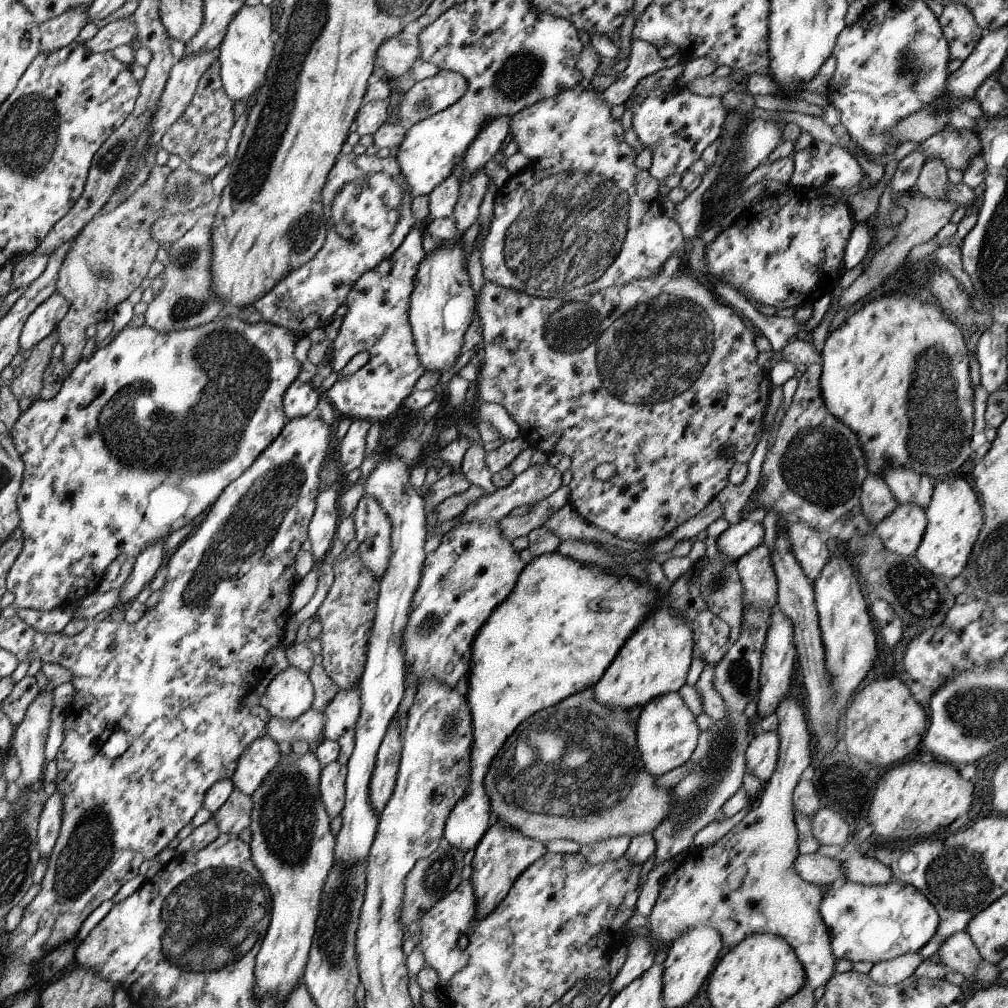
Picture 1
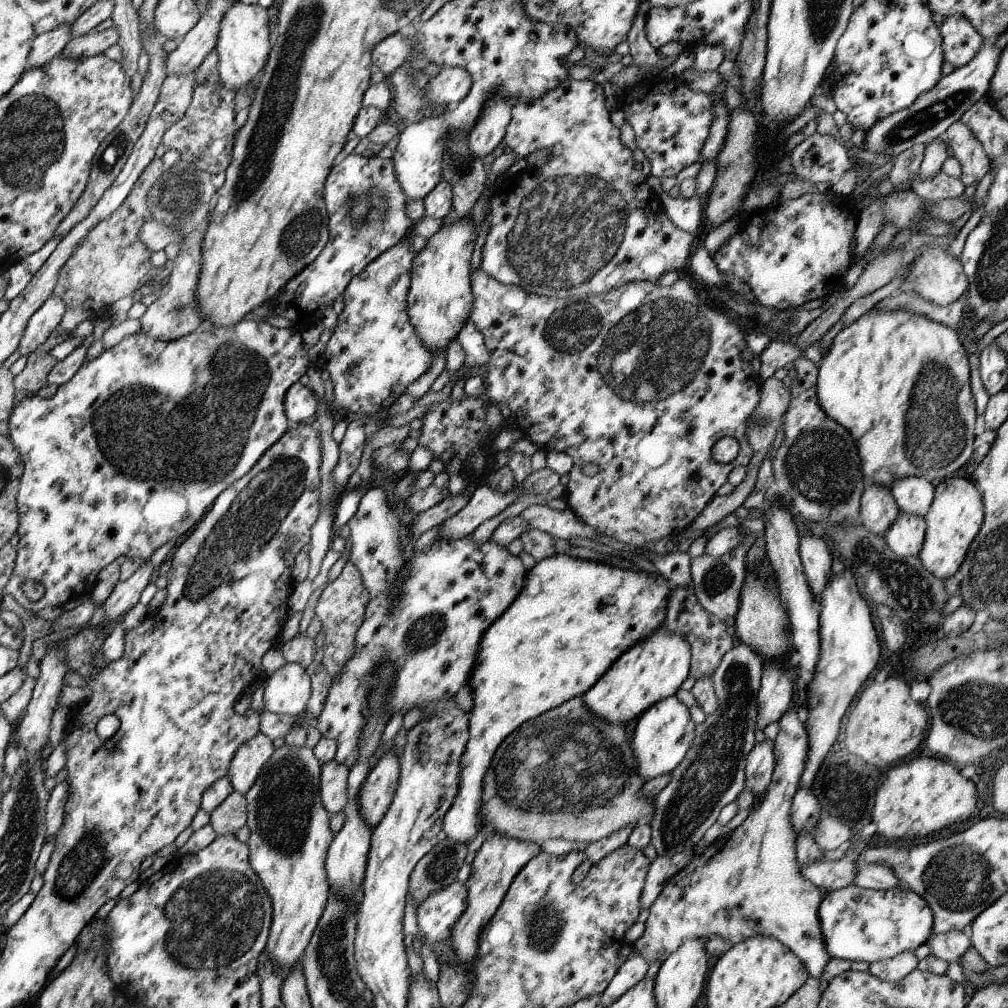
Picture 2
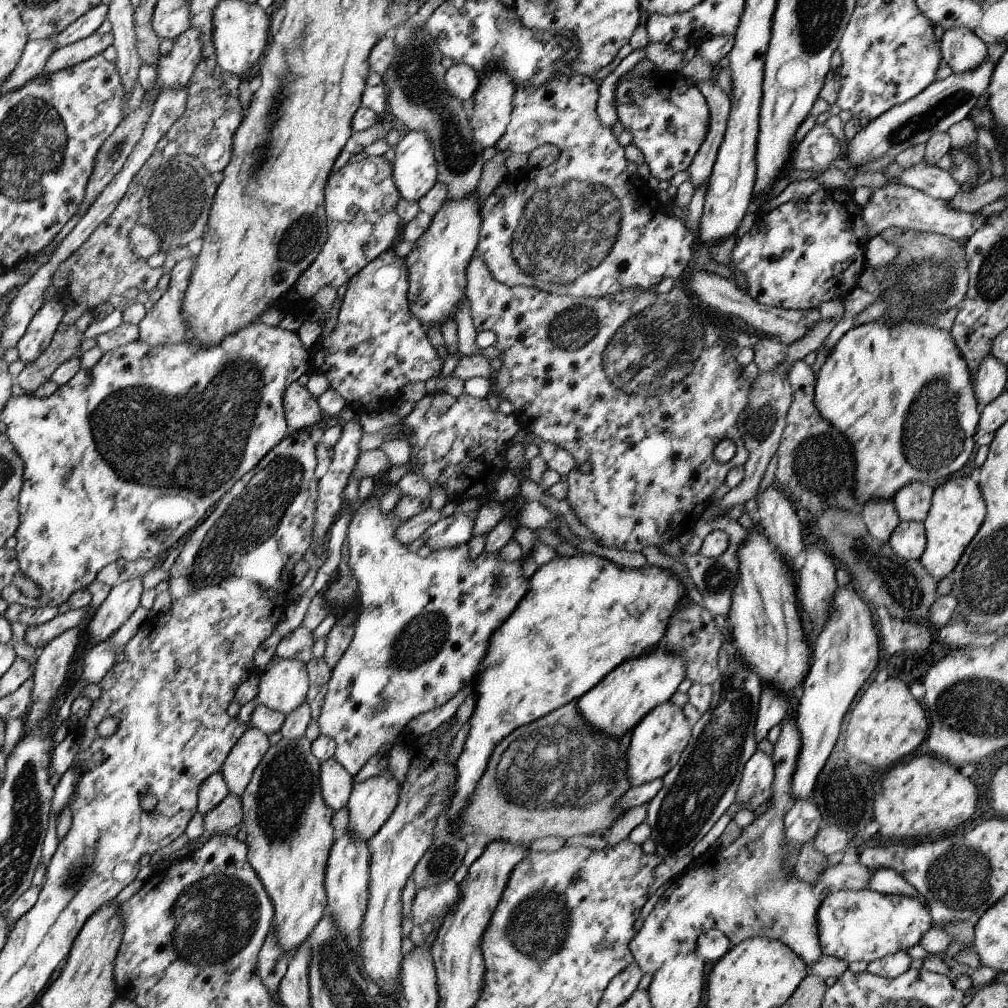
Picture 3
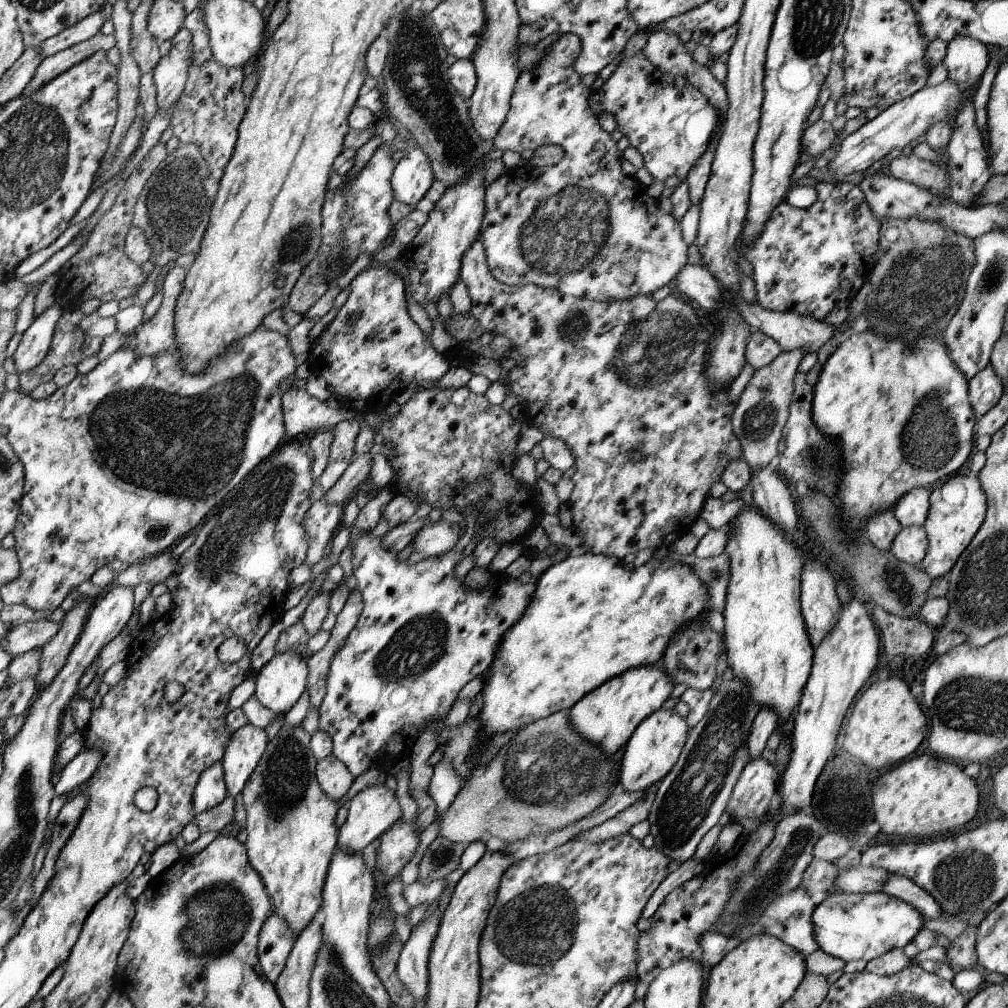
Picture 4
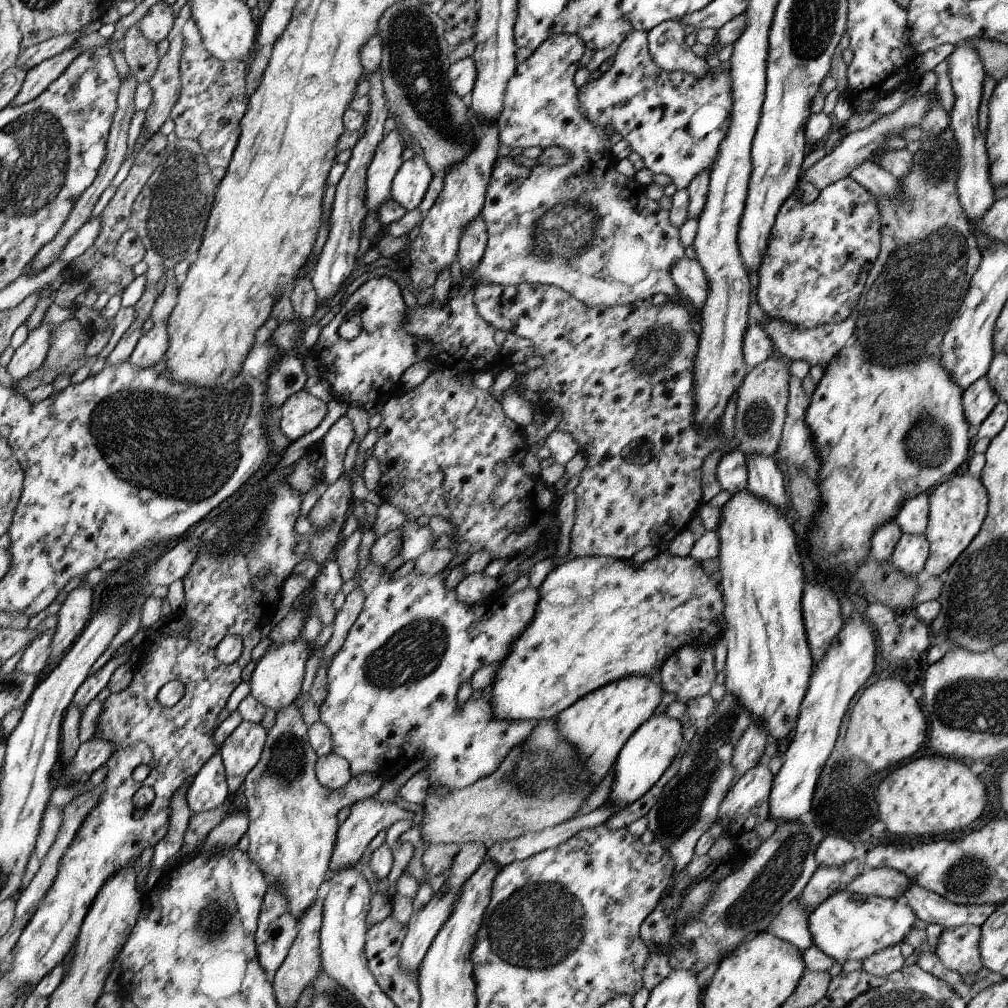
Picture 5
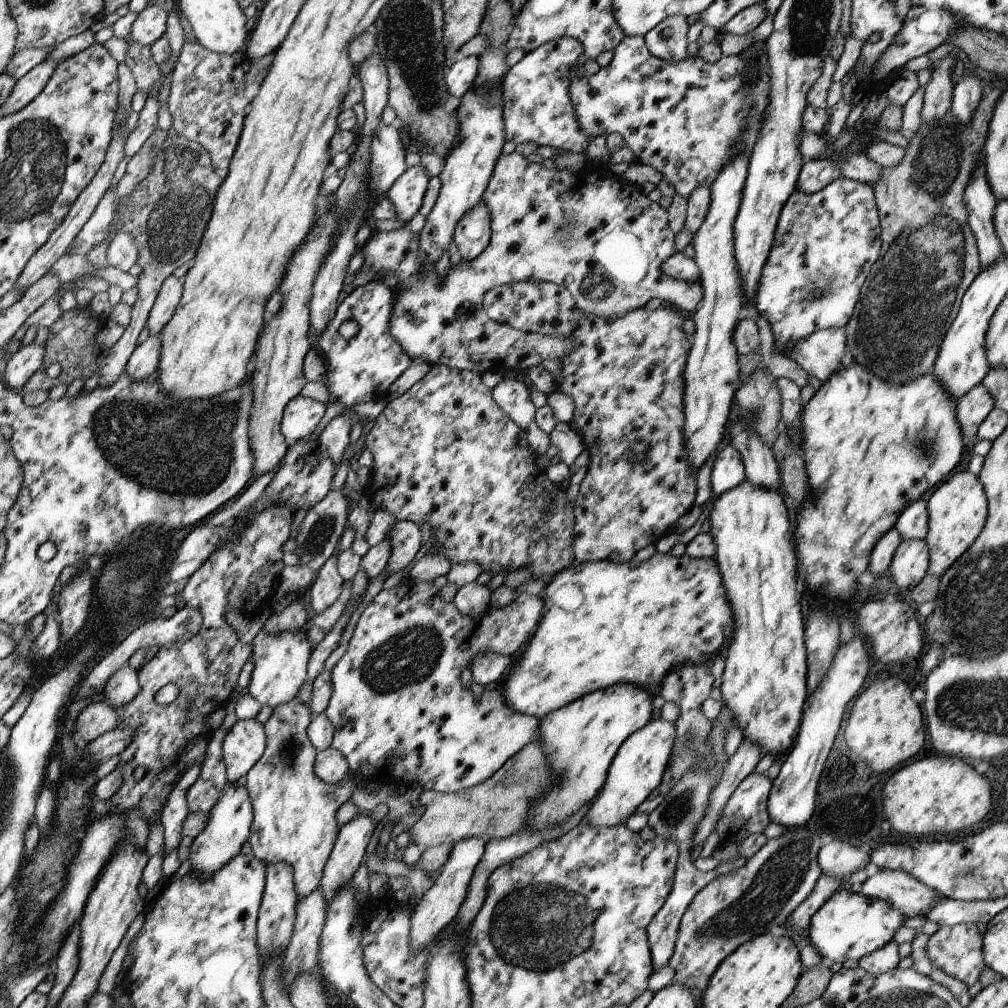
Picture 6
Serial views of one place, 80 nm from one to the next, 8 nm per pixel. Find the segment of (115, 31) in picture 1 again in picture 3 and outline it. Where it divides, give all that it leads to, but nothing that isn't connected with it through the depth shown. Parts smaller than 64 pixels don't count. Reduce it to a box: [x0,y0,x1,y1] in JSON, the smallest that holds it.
[43,32,114,74]

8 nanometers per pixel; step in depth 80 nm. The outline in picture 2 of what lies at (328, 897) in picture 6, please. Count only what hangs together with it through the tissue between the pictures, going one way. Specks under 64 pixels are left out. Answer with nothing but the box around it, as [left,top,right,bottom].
[360,751,398,830]

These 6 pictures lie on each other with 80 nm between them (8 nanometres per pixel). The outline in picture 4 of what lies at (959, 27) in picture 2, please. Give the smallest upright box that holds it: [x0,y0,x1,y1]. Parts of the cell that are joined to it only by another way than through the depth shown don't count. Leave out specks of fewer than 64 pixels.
[943,36,989,95]

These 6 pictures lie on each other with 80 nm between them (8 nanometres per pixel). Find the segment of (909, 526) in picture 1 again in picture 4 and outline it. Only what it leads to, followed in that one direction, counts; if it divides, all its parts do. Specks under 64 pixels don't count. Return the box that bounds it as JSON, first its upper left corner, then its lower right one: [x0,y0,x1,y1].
[891,527,929,566]

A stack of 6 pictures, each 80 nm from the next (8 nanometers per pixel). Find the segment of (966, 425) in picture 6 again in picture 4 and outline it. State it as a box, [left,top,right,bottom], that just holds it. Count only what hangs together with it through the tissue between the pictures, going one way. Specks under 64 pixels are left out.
[969,364,1004,420]

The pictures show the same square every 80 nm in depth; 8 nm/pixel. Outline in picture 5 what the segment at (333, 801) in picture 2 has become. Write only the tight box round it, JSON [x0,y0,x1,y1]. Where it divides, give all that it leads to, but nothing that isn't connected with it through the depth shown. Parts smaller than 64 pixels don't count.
[317,752,352,790]

